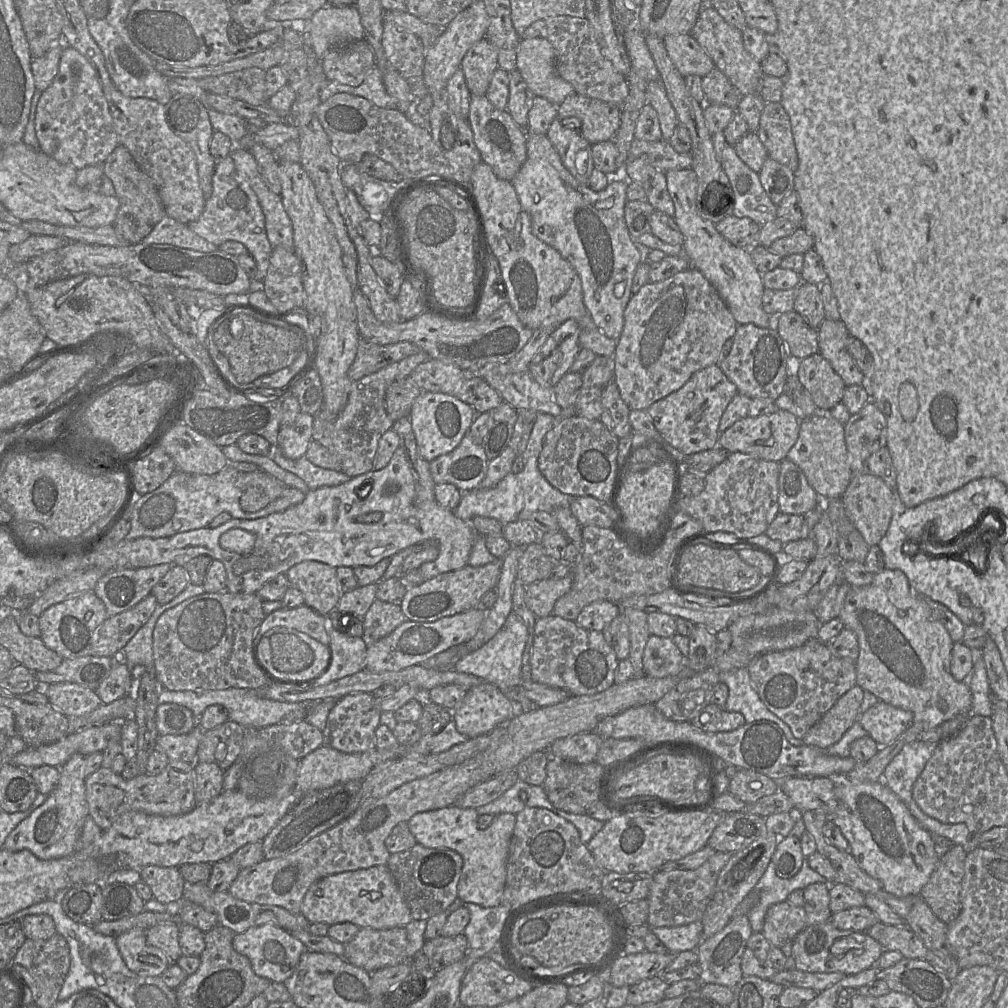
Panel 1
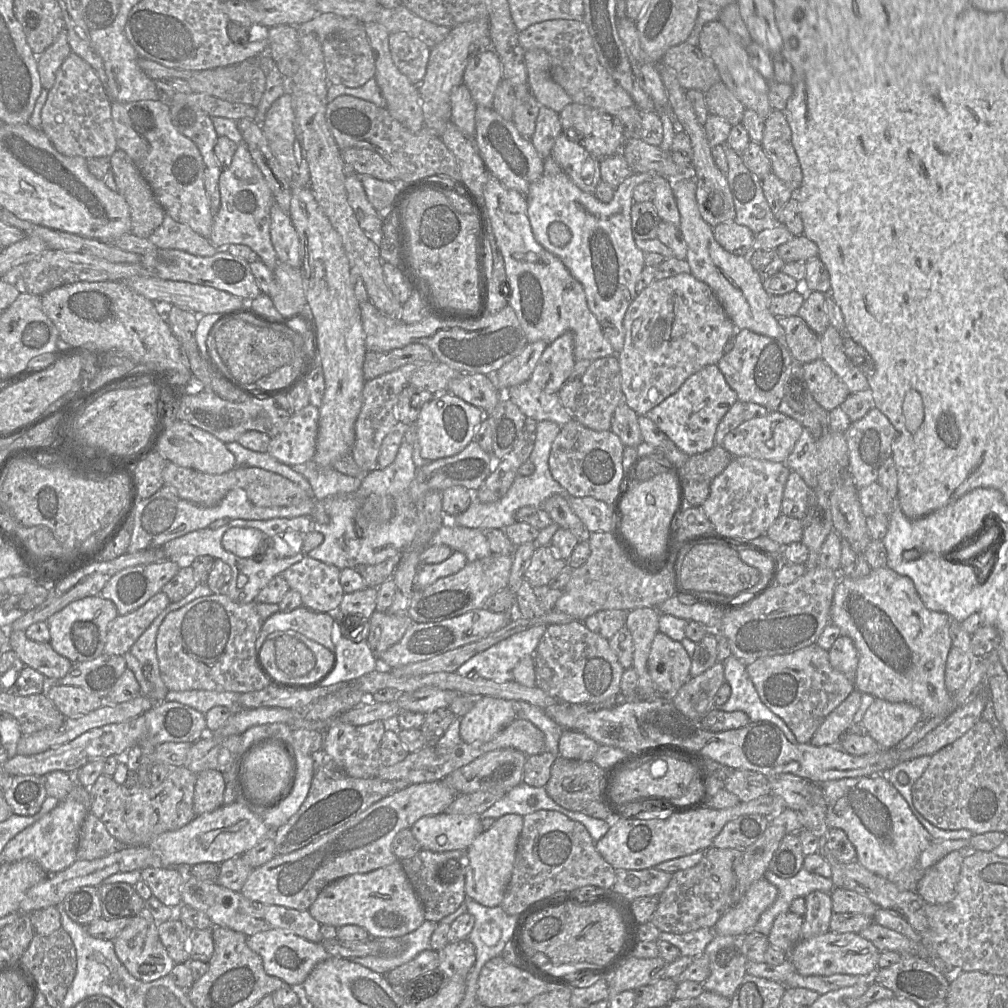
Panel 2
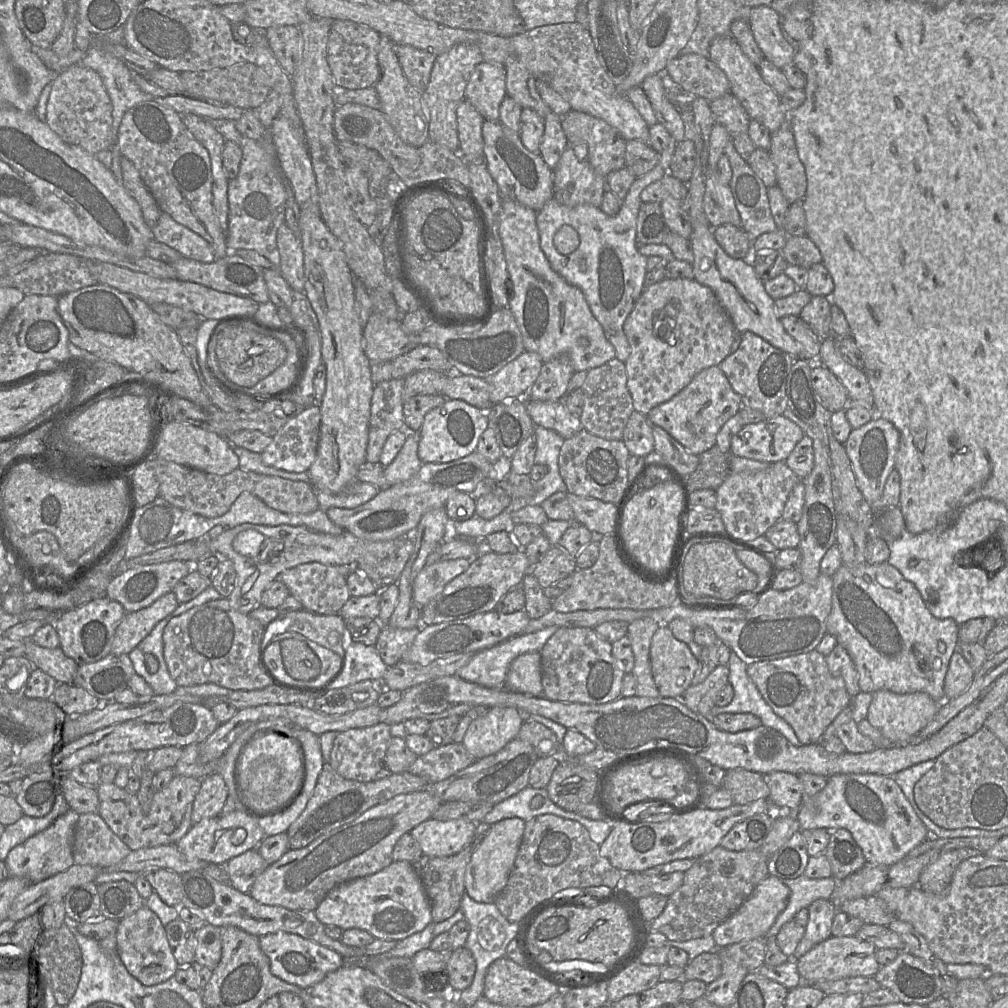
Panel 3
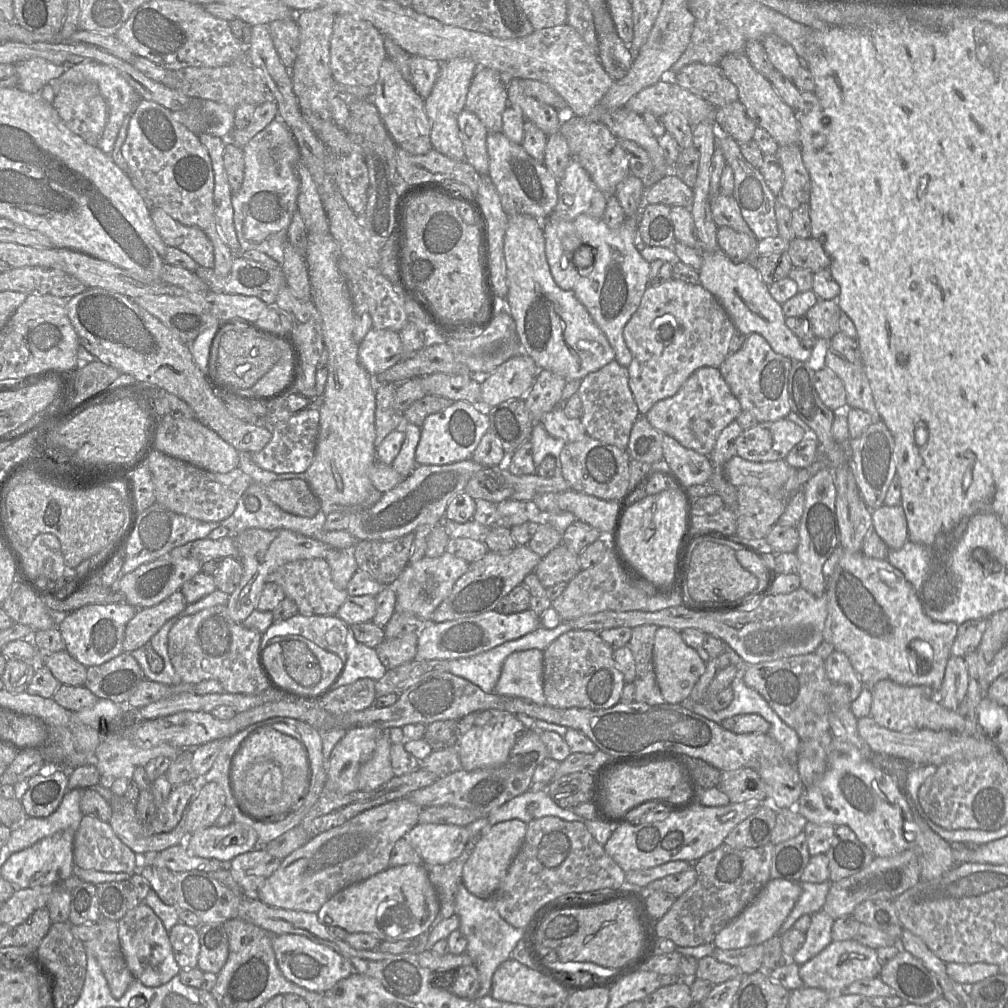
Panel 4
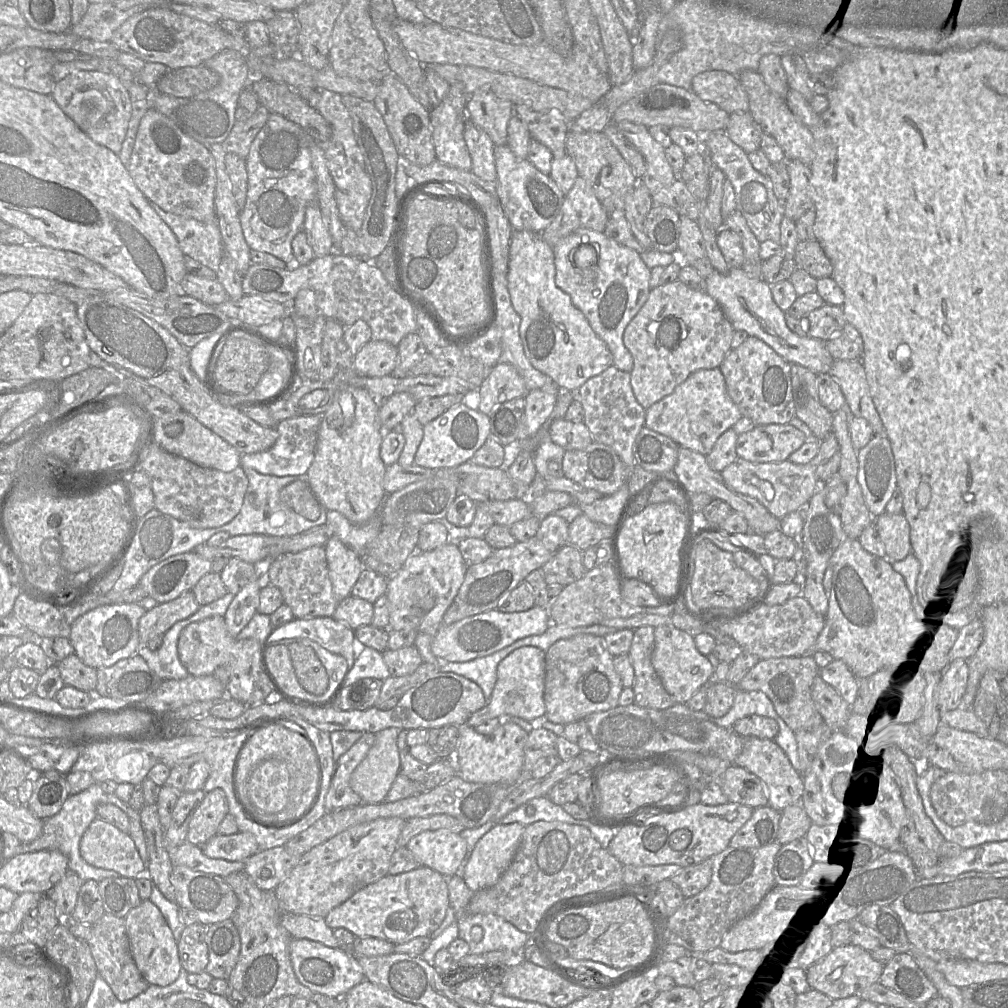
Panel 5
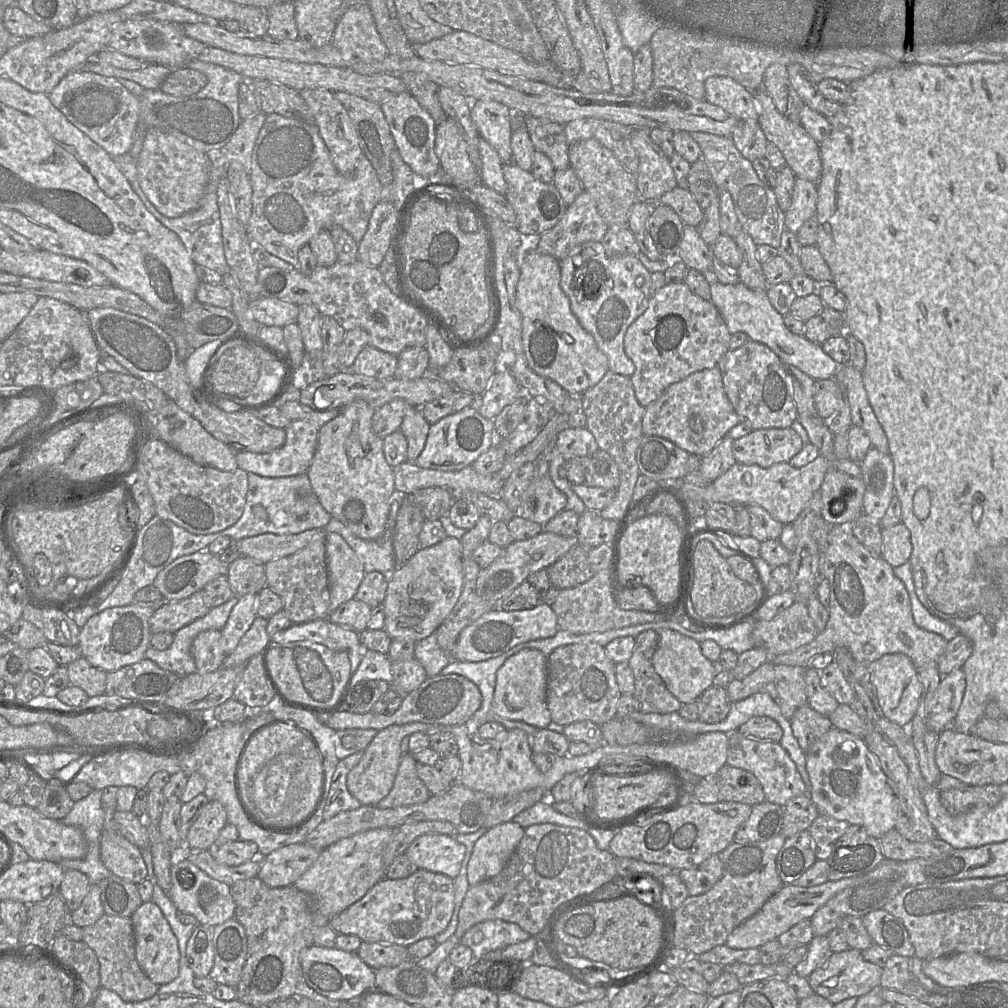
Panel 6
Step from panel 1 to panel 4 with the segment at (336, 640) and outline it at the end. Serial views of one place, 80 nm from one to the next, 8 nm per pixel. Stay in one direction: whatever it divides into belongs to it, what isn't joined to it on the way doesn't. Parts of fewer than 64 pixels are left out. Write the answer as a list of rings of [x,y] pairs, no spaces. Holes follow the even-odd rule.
[[[358,643],[354,648],[347,647],[347,659],[333,688],[352,684],[362,678],[380,680],[387,668],[381,663],[375,648]]]

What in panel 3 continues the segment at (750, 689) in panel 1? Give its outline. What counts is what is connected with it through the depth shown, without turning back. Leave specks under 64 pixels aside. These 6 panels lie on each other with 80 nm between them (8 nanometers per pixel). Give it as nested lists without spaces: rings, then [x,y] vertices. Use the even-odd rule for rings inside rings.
[[[731,650],[729,662],[729,682],[734,689],[734,697],[726,706],[714,706],[710,718],[721,713],[752,713],[759,717],[762,725],[774,728],[782,733],[794,746],[801,746],[793,728],[783,718],[778,716],[765,701],[754,682],[747,673],[748,665]]]

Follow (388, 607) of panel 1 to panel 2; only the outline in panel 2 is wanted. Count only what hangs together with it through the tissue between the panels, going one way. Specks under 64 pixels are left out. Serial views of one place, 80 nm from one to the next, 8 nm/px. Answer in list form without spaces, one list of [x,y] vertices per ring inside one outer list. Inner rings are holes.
[[[378,610],[373,612],[368,621],[370,629],[366,642],[377,658],[397,643],[414,622],[408,614],[396,615]]]

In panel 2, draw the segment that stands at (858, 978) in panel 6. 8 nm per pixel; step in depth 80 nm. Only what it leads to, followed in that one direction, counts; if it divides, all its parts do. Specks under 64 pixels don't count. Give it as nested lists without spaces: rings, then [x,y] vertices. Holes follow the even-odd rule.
[[[828,931],[808,939],[801,939],[790,954],[797,973],[804,976],[830,976],[833,974],[873,976],[878,969],[881,952],[858,933]]]

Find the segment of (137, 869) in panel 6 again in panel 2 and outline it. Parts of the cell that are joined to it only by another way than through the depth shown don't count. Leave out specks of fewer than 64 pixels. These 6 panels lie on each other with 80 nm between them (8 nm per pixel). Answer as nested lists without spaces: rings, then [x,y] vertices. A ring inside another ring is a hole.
[[[88,813],[82,827],[77,847],[77,860],[94,860],[123,849],[122,845],[107,831],[103,822]]]

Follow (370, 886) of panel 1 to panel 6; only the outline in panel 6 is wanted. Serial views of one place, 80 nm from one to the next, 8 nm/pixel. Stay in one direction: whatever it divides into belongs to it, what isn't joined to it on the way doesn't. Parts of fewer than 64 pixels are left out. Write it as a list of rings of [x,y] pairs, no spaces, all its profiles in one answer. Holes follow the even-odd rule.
[[[418,869],[407,878],[383,878],[360,900],[332,917],[329,925],[337,934],[356,935],[365,942],[408,947],[423,938],[435,937],[446,929],[453,915],[454,898],[453,879]]]

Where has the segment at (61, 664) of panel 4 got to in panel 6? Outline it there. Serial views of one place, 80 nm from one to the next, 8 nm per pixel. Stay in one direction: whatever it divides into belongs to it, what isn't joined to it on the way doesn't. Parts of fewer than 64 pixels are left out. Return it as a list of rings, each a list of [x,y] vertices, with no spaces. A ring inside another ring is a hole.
[[[83,656],[67,665],[70,685],[84,690],[89,697],[105,693],[107,672],[92,666]]]

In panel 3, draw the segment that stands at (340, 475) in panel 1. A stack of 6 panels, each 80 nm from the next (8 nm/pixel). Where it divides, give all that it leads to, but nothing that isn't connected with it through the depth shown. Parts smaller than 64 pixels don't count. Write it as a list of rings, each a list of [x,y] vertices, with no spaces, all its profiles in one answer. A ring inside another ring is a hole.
[[[354,482],[341,493],[328,494],[315,489],[319,509],[326,506],[338,506],[340,509],[352,509],[374,498],[381,488],[369,483]]]

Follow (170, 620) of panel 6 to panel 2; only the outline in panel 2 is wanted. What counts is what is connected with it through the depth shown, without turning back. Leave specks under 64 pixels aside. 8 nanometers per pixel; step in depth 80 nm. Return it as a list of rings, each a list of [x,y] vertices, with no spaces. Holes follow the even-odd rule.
[[[159,592],[137,610],[118,615],[108,628],[103,654],[124,656],[170,603],[165,593]]]

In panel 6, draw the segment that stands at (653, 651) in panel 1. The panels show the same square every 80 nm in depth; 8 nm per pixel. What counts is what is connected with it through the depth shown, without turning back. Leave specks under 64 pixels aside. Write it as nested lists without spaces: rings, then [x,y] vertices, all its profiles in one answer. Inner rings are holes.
[[[671,629],[658,630],[659,643],[653,655],[653,667],[664,681],[667,689],[682,704],[698,700],[701,695],[714,685],[717,671],[713,663],[707,659],[700,647],[700,643]]]

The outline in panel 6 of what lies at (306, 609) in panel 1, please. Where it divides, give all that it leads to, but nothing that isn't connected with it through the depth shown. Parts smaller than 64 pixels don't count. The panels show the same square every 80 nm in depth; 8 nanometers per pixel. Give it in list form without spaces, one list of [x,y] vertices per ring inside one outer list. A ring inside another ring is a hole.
[[[328,618],[292,624],[271,637],[271,642],[280,643],[303,640],[323,644],[335,651],[347,652],[351,662],[351,676],[356,672],[364,653],[368,650],[361,644],[359,632],[334,624]]]

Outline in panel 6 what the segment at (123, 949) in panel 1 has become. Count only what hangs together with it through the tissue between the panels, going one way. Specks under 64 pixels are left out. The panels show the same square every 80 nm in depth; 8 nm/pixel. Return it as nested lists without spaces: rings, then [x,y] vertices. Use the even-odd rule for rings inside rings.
[[[153,901],[145,902],[130,918],[134,930],[136,960],[140,968],[158,986],[172,982],[179,974],[179,945],[161,909]]]

